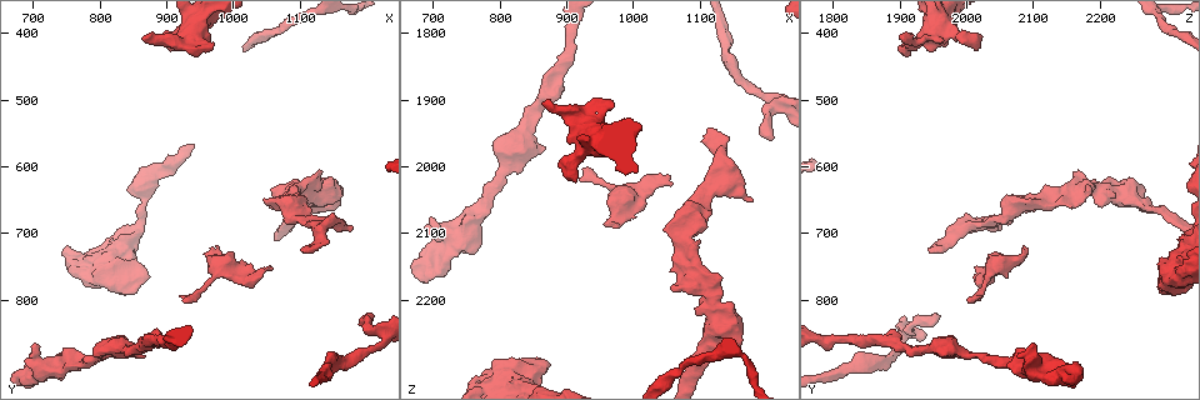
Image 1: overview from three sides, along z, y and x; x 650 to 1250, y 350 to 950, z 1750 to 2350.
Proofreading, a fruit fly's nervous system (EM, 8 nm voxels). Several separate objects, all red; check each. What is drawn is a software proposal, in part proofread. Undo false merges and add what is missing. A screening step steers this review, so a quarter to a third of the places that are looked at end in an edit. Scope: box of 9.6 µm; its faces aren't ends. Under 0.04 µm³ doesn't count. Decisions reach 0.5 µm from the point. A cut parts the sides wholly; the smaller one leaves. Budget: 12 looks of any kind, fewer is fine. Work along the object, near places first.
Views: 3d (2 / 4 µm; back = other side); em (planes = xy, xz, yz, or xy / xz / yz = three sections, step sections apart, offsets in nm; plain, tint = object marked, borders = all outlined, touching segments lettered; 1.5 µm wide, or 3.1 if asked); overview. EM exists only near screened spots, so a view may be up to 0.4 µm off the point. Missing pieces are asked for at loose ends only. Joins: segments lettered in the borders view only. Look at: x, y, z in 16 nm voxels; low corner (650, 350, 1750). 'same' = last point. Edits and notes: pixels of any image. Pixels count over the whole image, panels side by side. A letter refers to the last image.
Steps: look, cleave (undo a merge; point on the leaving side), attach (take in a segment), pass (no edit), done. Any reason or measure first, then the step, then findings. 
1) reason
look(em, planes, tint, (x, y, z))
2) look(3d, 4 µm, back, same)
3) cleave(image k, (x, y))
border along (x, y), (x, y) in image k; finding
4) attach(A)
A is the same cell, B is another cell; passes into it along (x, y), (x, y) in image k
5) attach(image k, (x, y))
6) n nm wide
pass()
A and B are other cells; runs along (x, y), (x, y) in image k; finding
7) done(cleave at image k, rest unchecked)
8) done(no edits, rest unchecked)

look(3d, 2 µm, back, (705, 865, 2100))

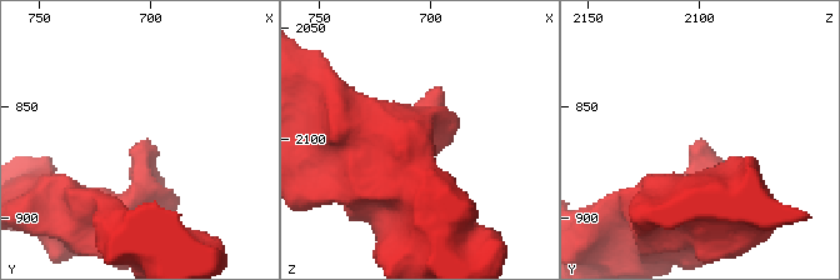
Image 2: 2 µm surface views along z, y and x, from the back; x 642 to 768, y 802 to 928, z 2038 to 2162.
look(em, planes, borders, (703, 865, 2101))

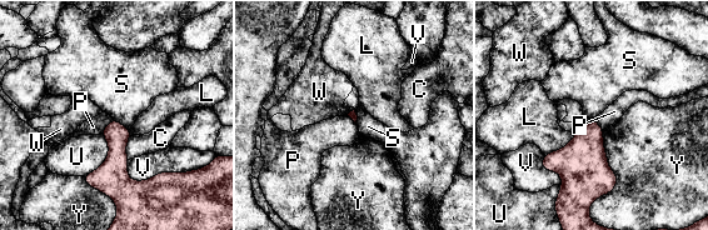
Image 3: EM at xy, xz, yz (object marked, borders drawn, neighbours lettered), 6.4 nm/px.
pass()
C, L, P, S, U, V, W and Y are other cells; border along (113, 118), (129, 129) in image 3; none of them fits

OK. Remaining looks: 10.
an open end
look(3d, 4 µm, (980, 725, 2085))

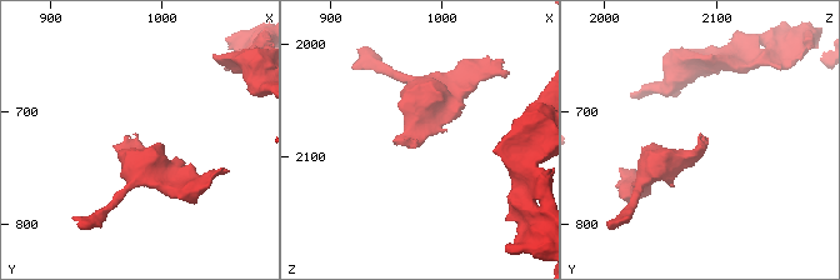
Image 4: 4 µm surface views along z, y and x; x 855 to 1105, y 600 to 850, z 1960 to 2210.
look(em, planes, borders, (980, 720, 2086))

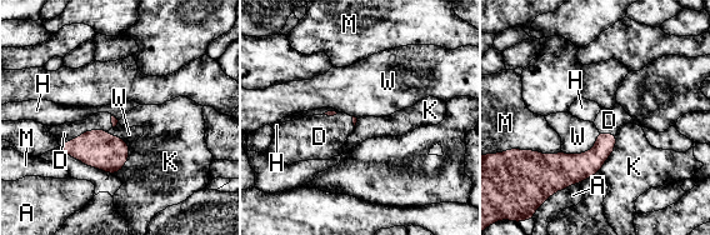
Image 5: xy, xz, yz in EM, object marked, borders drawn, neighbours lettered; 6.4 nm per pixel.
attach(D)
D is the same cell, A, H, K, M and W are other cells; passes into it along (95, 148), (84, 133), (64, 133) in image 5; the neuron continues

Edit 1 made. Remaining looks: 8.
look(overview)

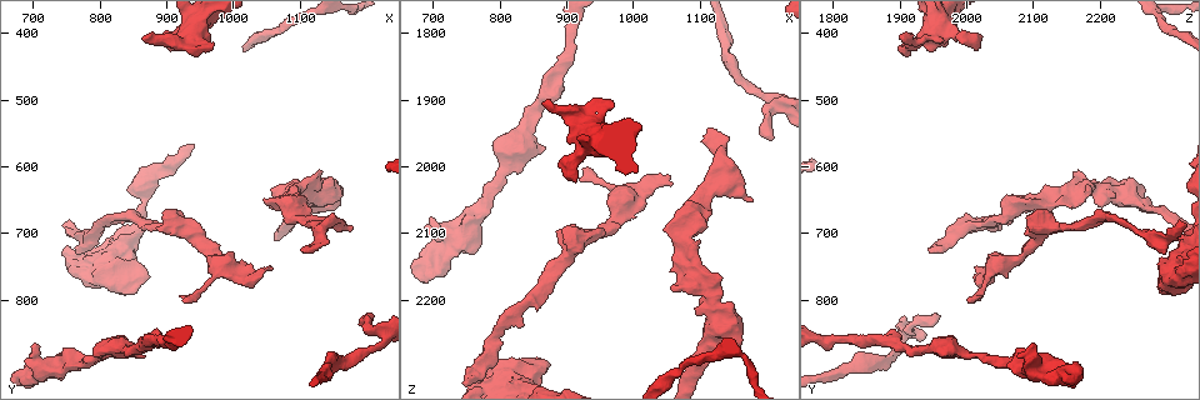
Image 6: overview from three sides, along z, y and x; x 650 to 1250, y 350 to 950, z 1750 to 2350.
an open end
look(em, planes, borders, (1055, 750, 2015))

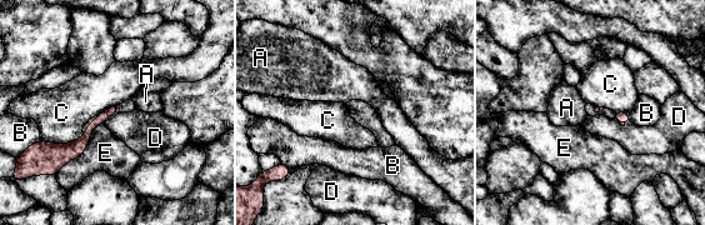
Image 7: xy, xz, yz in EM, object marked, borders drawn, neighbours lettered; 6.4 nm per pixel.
pass()
A, B, C, D and E are other cells; none of them fits

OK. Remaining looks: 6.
thick end
look(3d, 4 µm, (1155, 630, 2265))

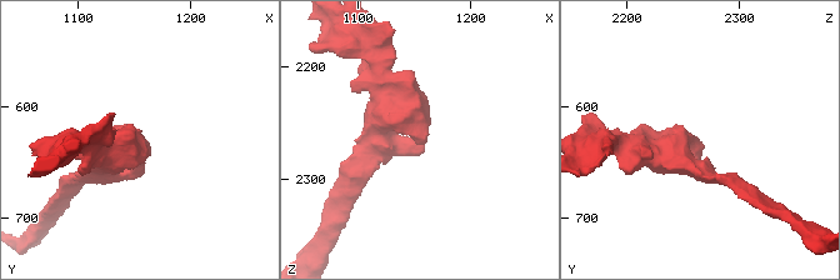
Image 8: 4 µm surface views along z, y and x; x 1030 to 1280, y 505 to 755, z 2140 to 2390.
now the EM
look(em, xz, step 8, borders, (1154, 632, 2268))

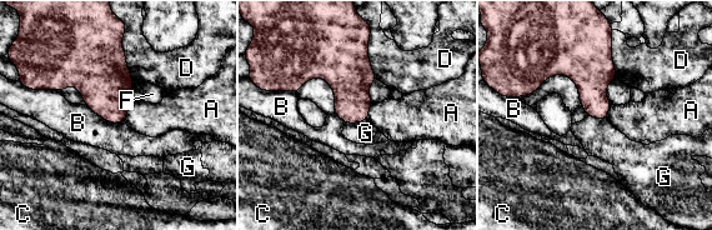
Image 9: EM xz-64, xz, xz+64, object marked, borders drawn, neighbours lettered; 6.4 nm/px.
another direction
look(em, xy, step 8, borders, same)

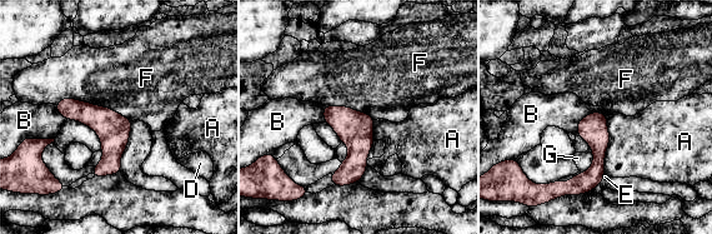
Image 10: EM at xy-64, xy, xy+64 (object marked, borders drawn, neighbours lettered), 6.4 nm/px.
pass()
A, B, D, E, F and G are other cells; border along (607, 114), (585, 115), (577, 135) in image 10; no lettered segment goes on from it

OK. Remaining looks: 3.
free end
look(em, xz, step 4, borders, (1175, 695, 2050))

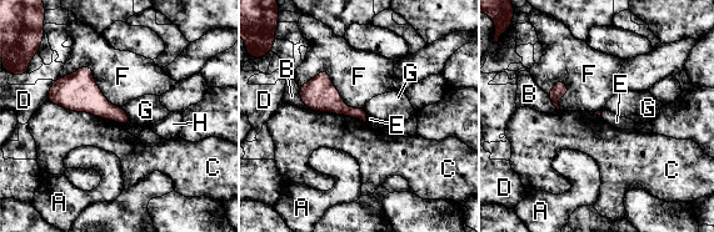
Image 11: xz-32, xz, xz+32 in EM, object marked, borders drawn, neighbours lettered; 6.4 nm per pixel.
look(em, planes, borders, same)

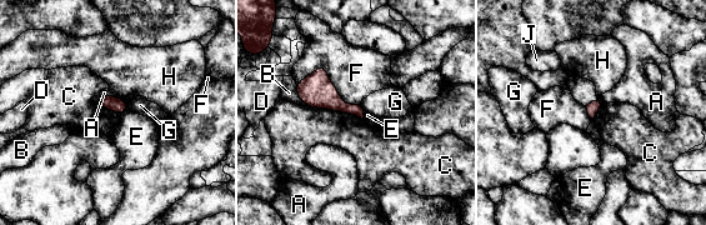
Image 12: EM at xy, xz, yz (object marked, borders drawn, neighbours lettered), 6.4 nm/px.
pass()
A, B, C, D, E, F, G, H and J are other cells; border along (306, 105), (340, 110), (364, 119) in image 12; none of them fits

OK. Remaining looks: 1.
done(attach at image 5, rest unchecked)

